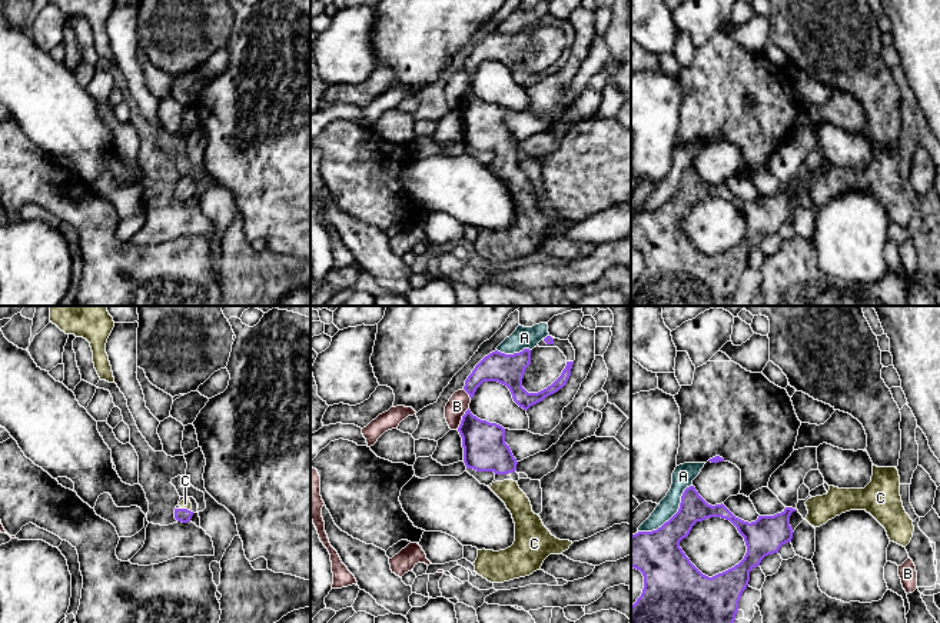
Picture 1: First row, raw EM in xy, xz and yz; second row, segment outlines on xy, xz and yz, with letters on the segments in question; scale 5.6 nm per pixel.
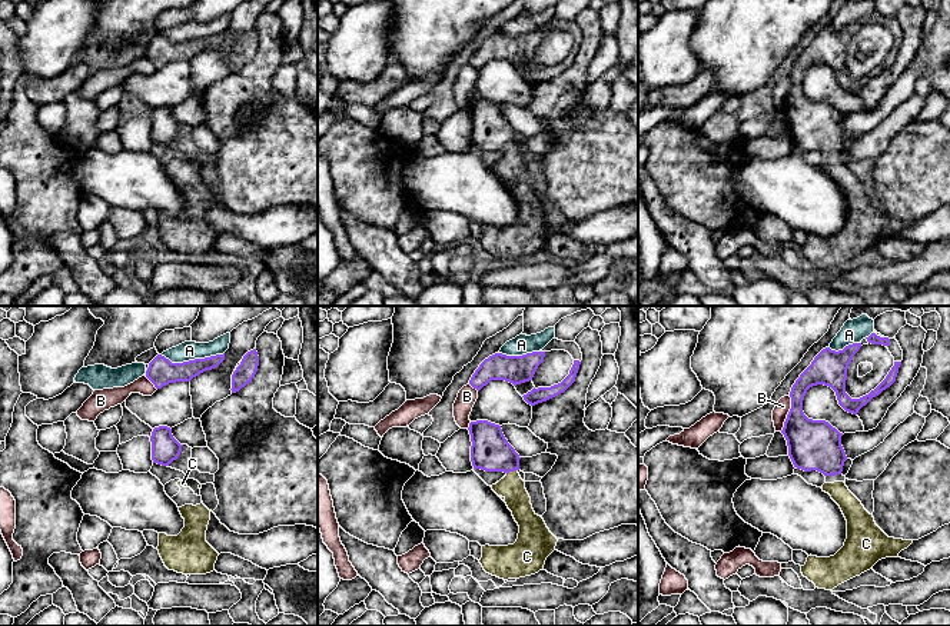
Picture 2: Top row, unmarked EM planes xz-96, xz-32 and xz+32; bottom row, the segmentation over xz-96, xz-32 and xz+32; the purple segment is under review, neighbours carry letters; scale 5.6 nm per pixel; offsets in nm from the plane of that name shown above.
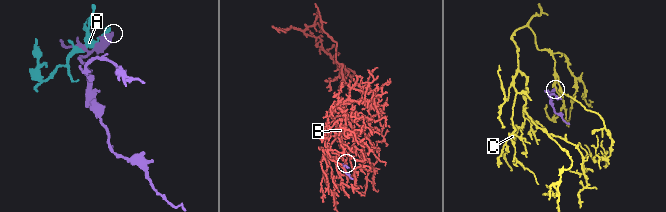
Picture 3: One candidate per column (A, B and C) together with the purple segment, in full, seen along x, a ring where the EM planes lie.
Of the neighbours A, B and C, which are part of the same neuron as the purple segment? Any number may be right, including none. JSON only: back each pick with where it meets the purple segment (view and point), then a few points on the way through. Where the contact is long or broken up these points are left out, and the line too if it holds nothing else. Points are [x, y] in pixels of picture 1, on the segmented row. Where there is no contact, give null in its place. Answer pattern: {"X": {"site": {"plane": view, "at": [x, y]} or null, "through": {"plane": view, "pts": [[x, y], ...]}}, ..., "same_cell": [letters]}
{"C": {"site": {"plane": "xy", "at": [186, 509]}, "through": {"plane": "xy", "pts": [[180, 515], [186, 509], [185, 503]]}}, "same_cell": ["C"]}

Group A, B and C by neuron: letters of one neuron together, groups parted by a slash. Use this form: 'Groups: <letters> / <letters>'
Groups: A / B / C

